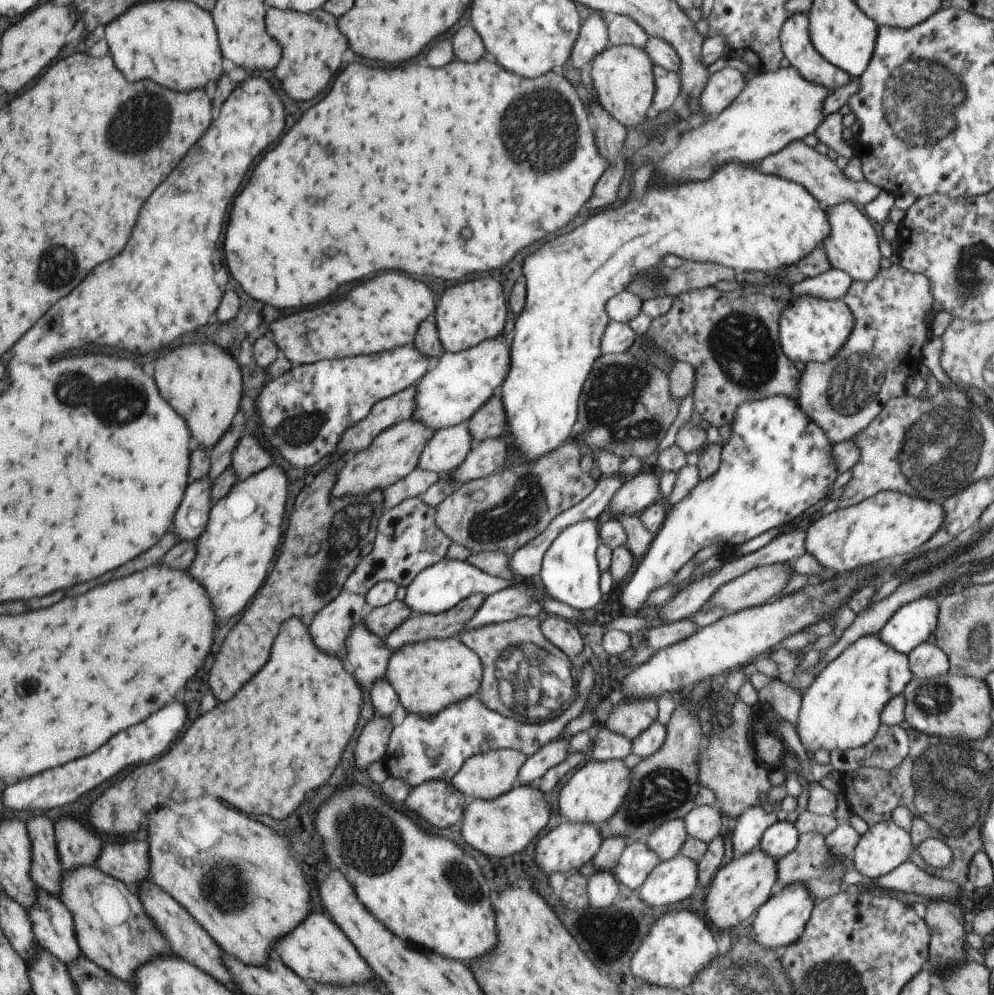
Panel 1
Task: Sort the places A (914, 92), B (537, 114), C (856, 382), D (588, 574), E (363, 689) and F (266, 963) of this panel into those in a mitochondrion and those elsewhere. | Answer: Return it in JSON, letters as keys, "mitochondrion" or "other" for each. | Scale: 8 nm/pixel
{"A":"mitochondrion","B":"mitochondrion","C":"mitochondrion","D":"other","E":"other","F":"other"}

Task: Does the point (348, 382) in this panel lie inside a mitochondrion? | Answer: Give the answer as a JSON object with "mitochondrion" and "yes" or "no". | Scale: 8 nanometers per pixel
{"mitochondrion":"no"}

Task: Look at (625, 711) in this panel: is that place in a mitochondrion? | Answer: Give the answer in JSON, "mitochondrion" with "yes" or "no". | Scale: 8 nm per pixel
{"mitochondrion":"no"}

